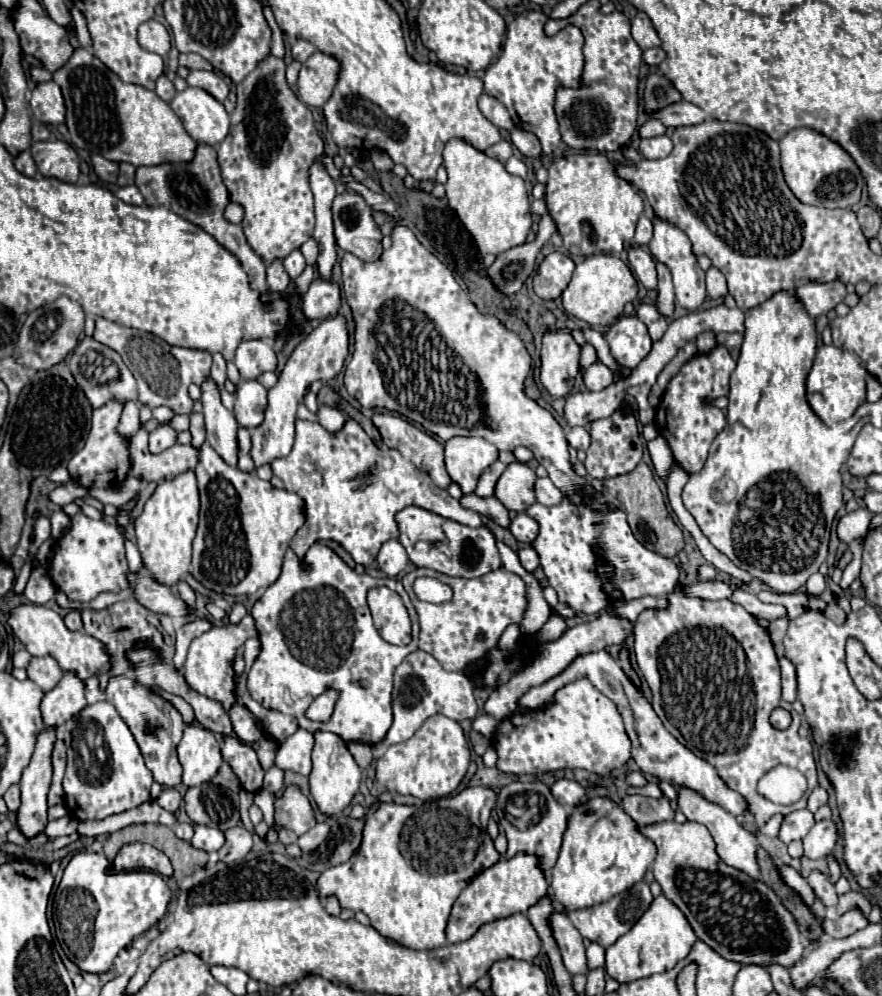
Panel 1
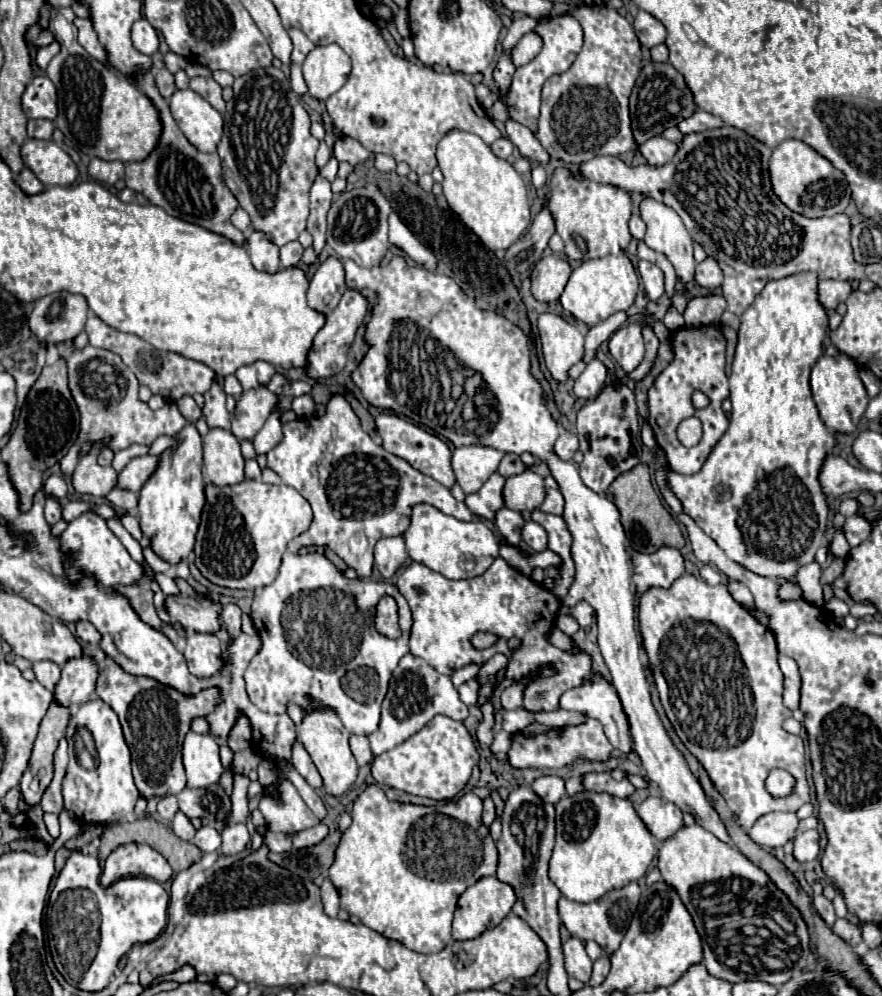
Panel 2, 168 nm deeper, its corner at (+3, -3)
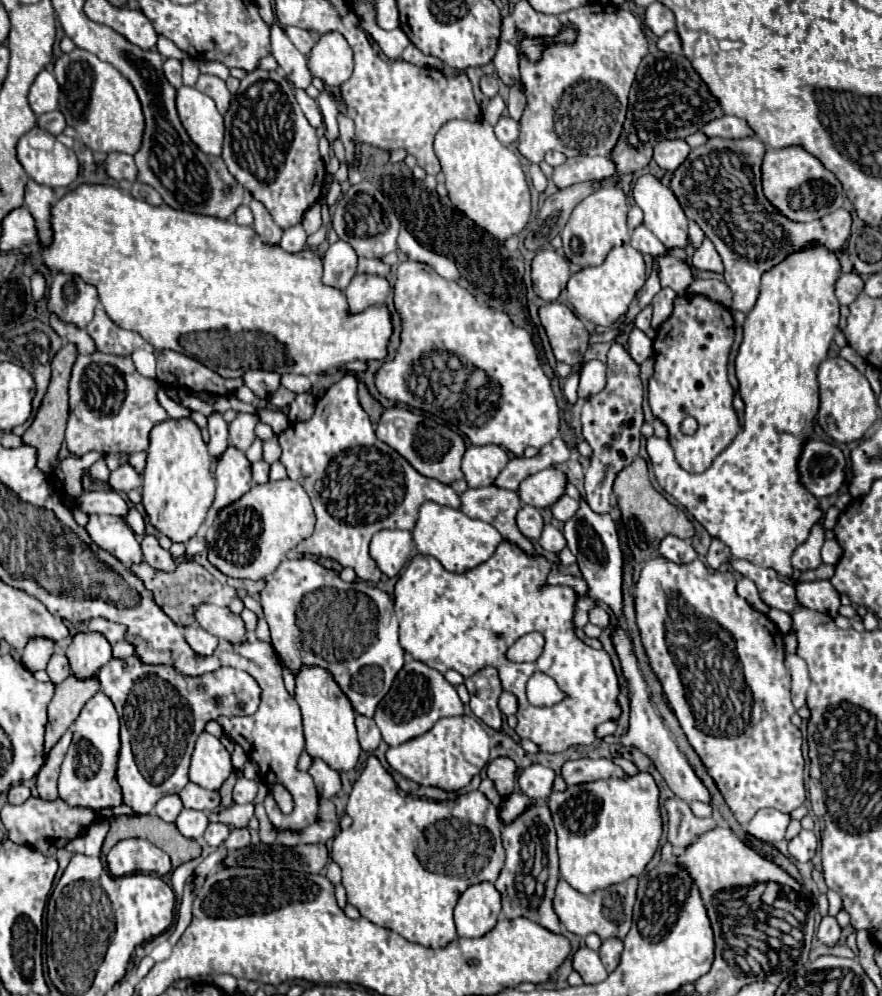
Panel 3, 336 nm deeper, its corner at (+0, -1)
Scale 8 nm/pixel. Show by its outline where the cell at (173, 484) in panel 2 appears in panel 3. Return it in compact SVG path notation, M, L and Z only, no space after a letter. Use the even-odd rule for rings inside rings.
M166 418L166 422L158 422L158 426L150 430L148 460L142 478L142 504L160 534L166 534L172 542L188 542L196 536L214 500L214 470L200 428L192 418Z

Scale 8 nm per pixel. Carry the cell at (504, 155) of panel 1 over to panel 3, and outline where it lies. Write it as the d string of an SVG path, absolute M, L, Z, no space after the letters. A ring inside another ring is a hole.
M502 116L494 126L494 132L502 144L512 144L518 140L518 122L510 116Z

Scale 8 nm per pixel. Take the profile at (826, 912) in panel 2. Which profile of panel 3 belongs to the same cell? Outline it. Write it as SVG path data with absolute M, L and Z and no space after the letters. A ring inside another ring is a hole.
M832 916L822 918L816 936L818 936L818 940L820 940L824 946L836 946L836 944L840 942L840 936L842 936L842 930L840 930L836 918L832 918Z

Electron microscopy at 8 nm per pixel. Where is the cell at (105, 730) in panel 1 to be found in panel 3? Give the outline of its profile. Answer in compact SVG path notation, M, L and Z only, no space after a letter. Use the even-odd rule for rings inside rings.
M96 692L74 722L74 738L62 762L62 772L58 778L58 794L70 806L90 806L94 810L100 810L122 804L122 792L116 782L116 762L120 750L118 730L120 722L114 704L104 692Z

